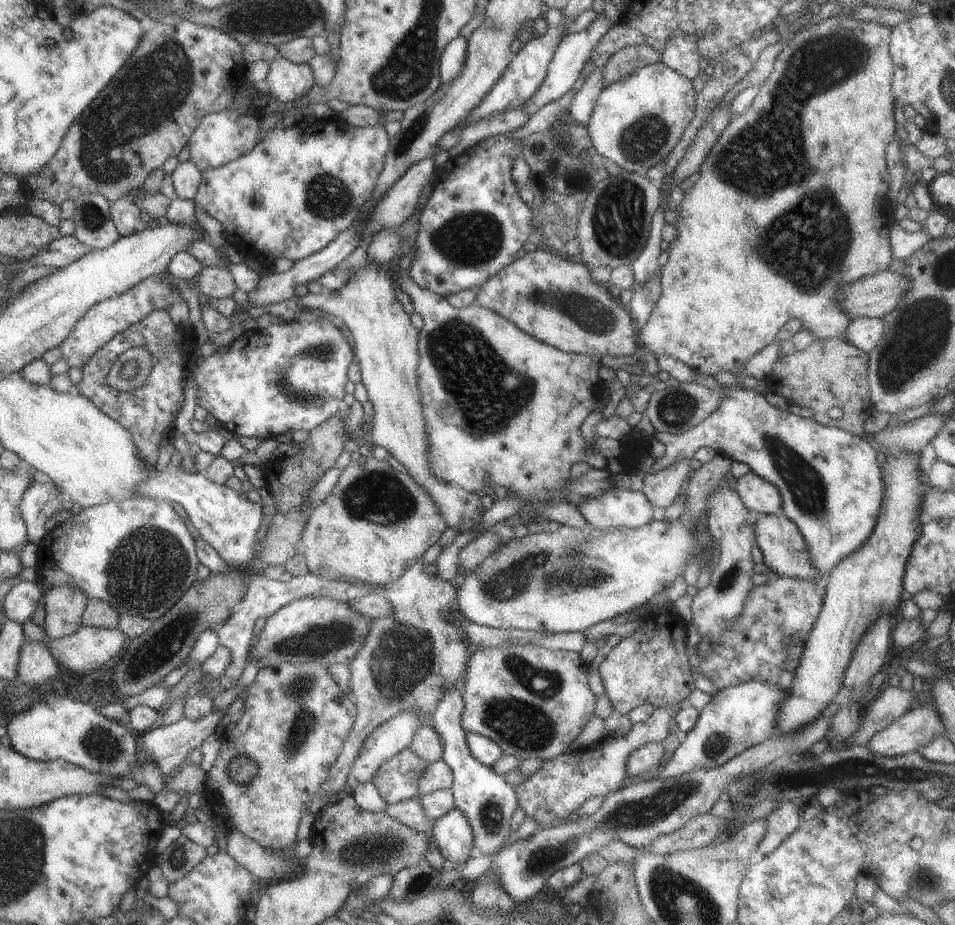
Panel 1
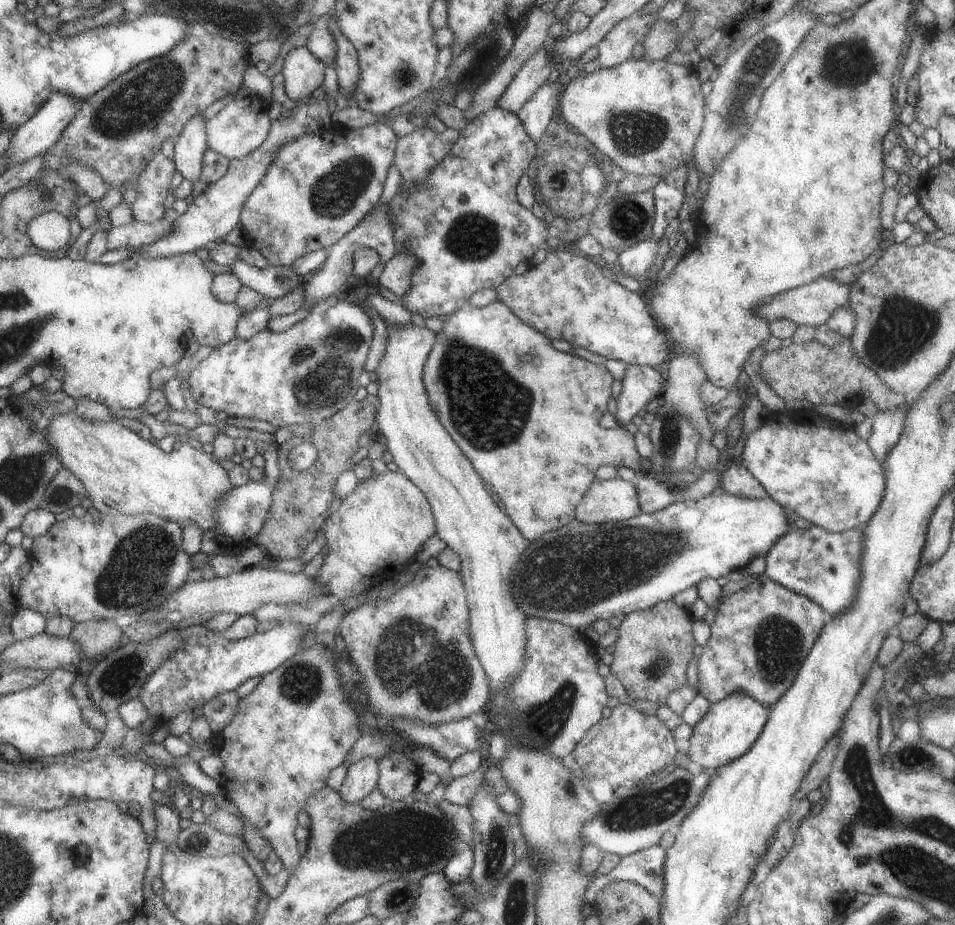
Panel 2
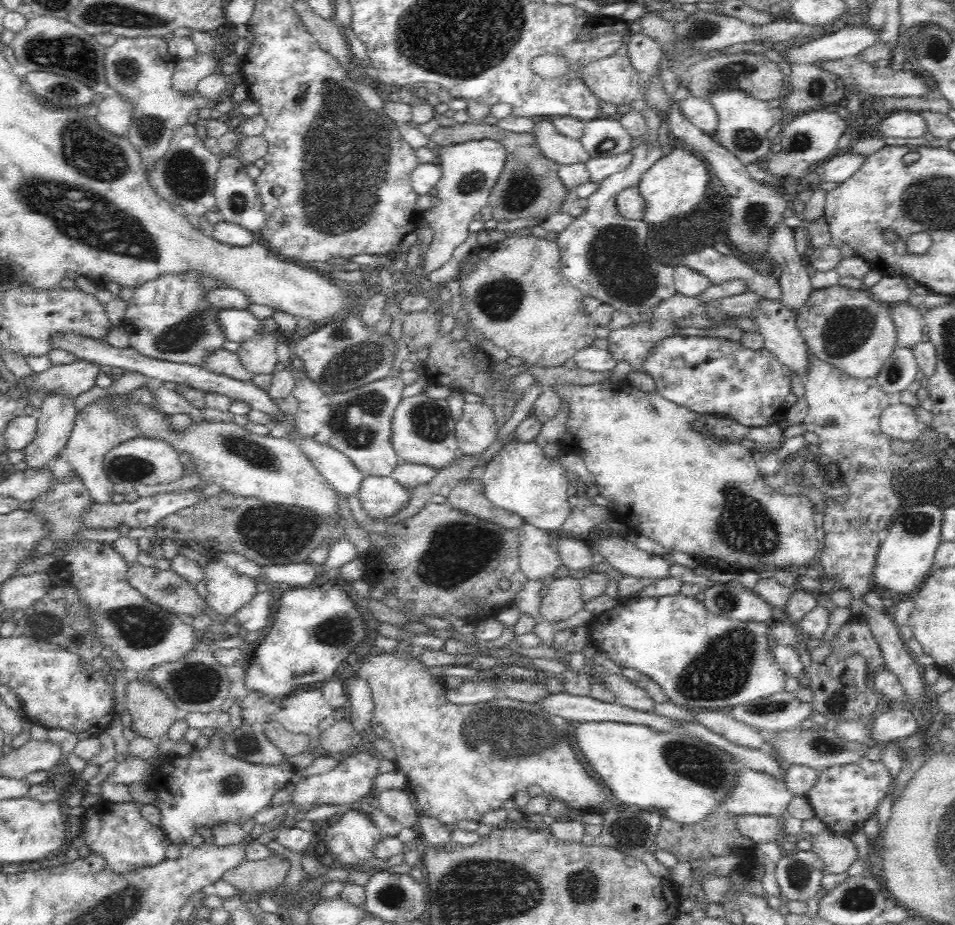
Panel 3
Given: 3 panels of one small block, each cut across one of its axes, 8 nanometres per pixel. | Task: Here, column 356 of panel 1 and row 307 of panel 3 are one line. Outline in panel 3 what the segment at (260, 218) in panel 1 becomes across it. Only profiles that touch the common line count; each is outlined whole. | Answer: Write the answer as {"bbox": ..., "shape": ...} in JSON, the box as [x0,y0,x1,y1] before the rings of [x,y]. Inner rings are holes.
{"bbox":[122,272,226,366],"shape":[[[194,272],[170,274],[138,286],[134,296],[128,300],[126,320],[122,322],[122,328],[130,334],[130,348],[156,360],[198,366],[202,366],[212,352],[220,350],[226,342],[218,320],[220,308],[204,300],[206,292],[198,284],[200,278],[202,276]]]}

